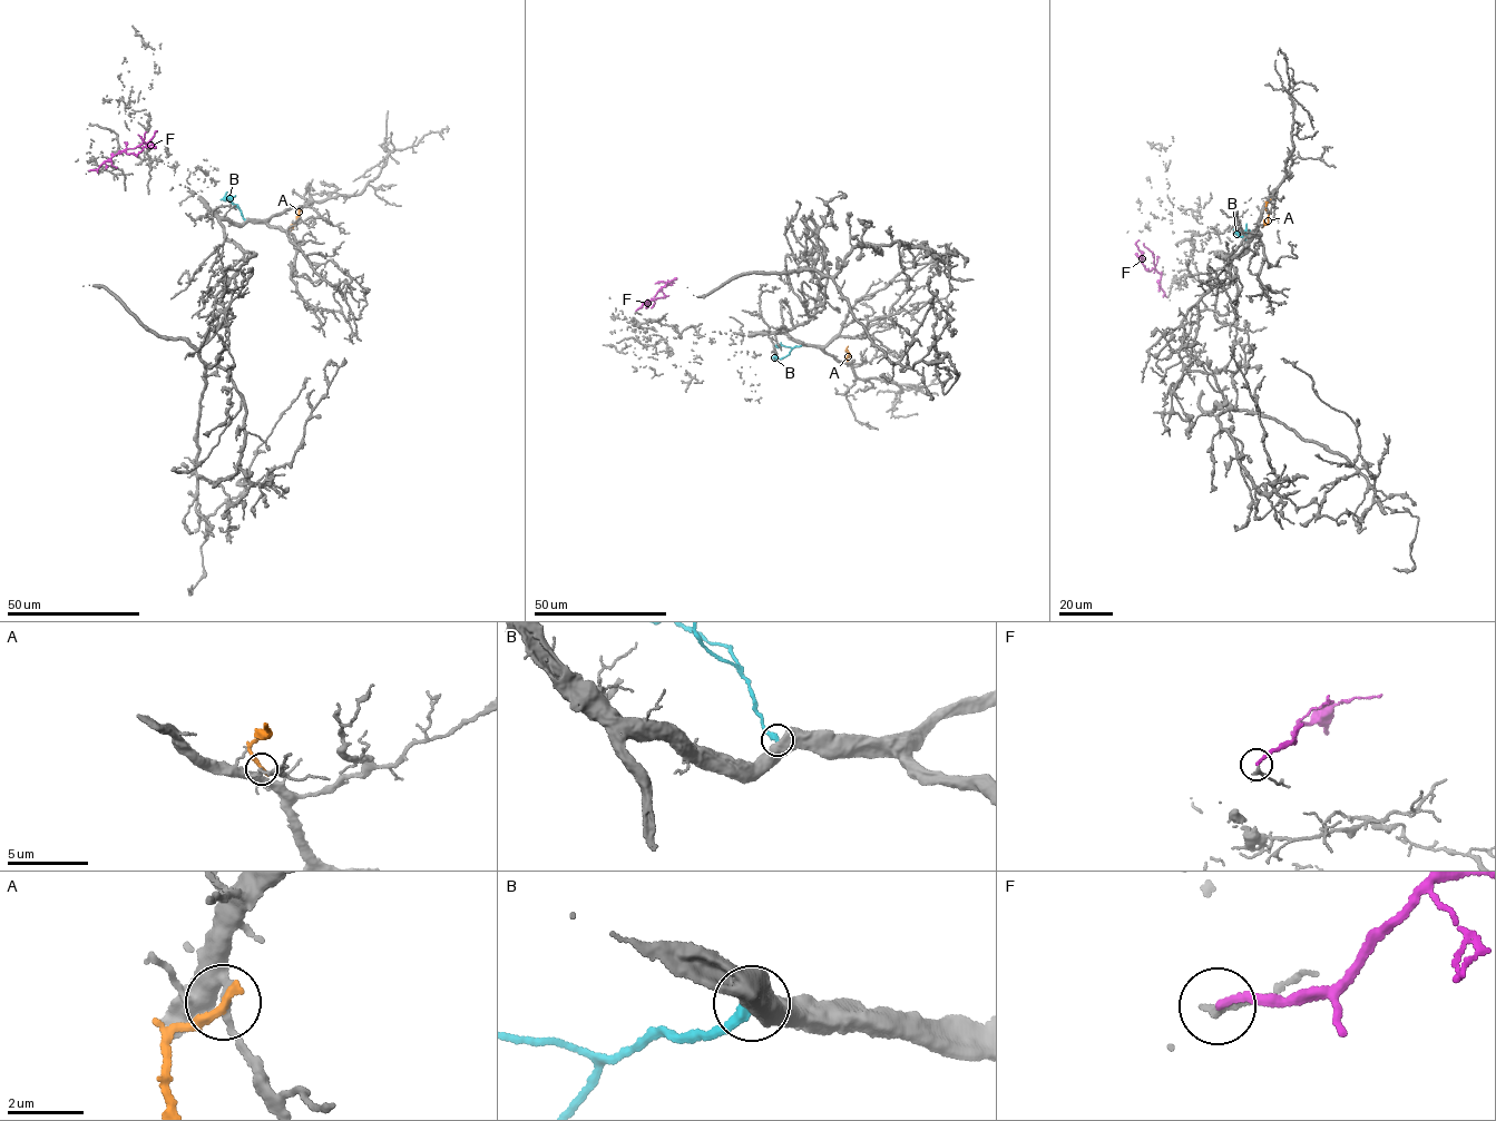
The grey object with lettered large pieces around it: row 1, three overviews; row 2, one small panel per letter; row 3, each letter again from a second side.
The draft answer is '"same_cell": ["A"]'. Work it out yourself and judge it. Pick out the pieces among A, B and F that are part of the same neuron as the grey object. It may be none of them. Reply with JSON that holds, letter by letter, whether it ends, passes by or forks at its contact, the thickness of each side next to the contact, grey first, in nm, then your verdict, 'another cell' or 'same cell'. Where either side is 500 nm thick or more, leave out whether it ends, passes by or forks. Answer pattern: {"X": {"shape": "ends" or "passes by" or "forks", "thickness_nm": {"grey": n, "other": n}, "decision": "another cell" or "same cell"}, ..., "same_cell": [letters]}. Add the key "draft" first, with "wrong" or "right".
{"draft": "wrong", "A": {"shape": "ends", "thickness_nm": {"grey": 200, "other": 260}, "decision": "another cell"}, "B": {"thickness_nm": {"grey": 550, "other": 320}, "decision": "another cell"}, "F": {"shape": "ends", "thickness_nm": {"grey": 200, "other": 200}, "decision": "another cell"}, "same_cell": []}

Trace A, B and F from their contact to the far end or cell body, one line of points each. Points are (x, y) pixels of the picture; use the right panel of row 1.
A: (1270, 200), (1265, 204), (1268, 215), (1265, 224), (1264, 222)
B: (1247, 244), (1245, 234), (1250, 230), (1245, 229), (1247, 224)
F: (1166, 297), (1156, 271), (1144, 268), (1135, 243), (1140, 241)

